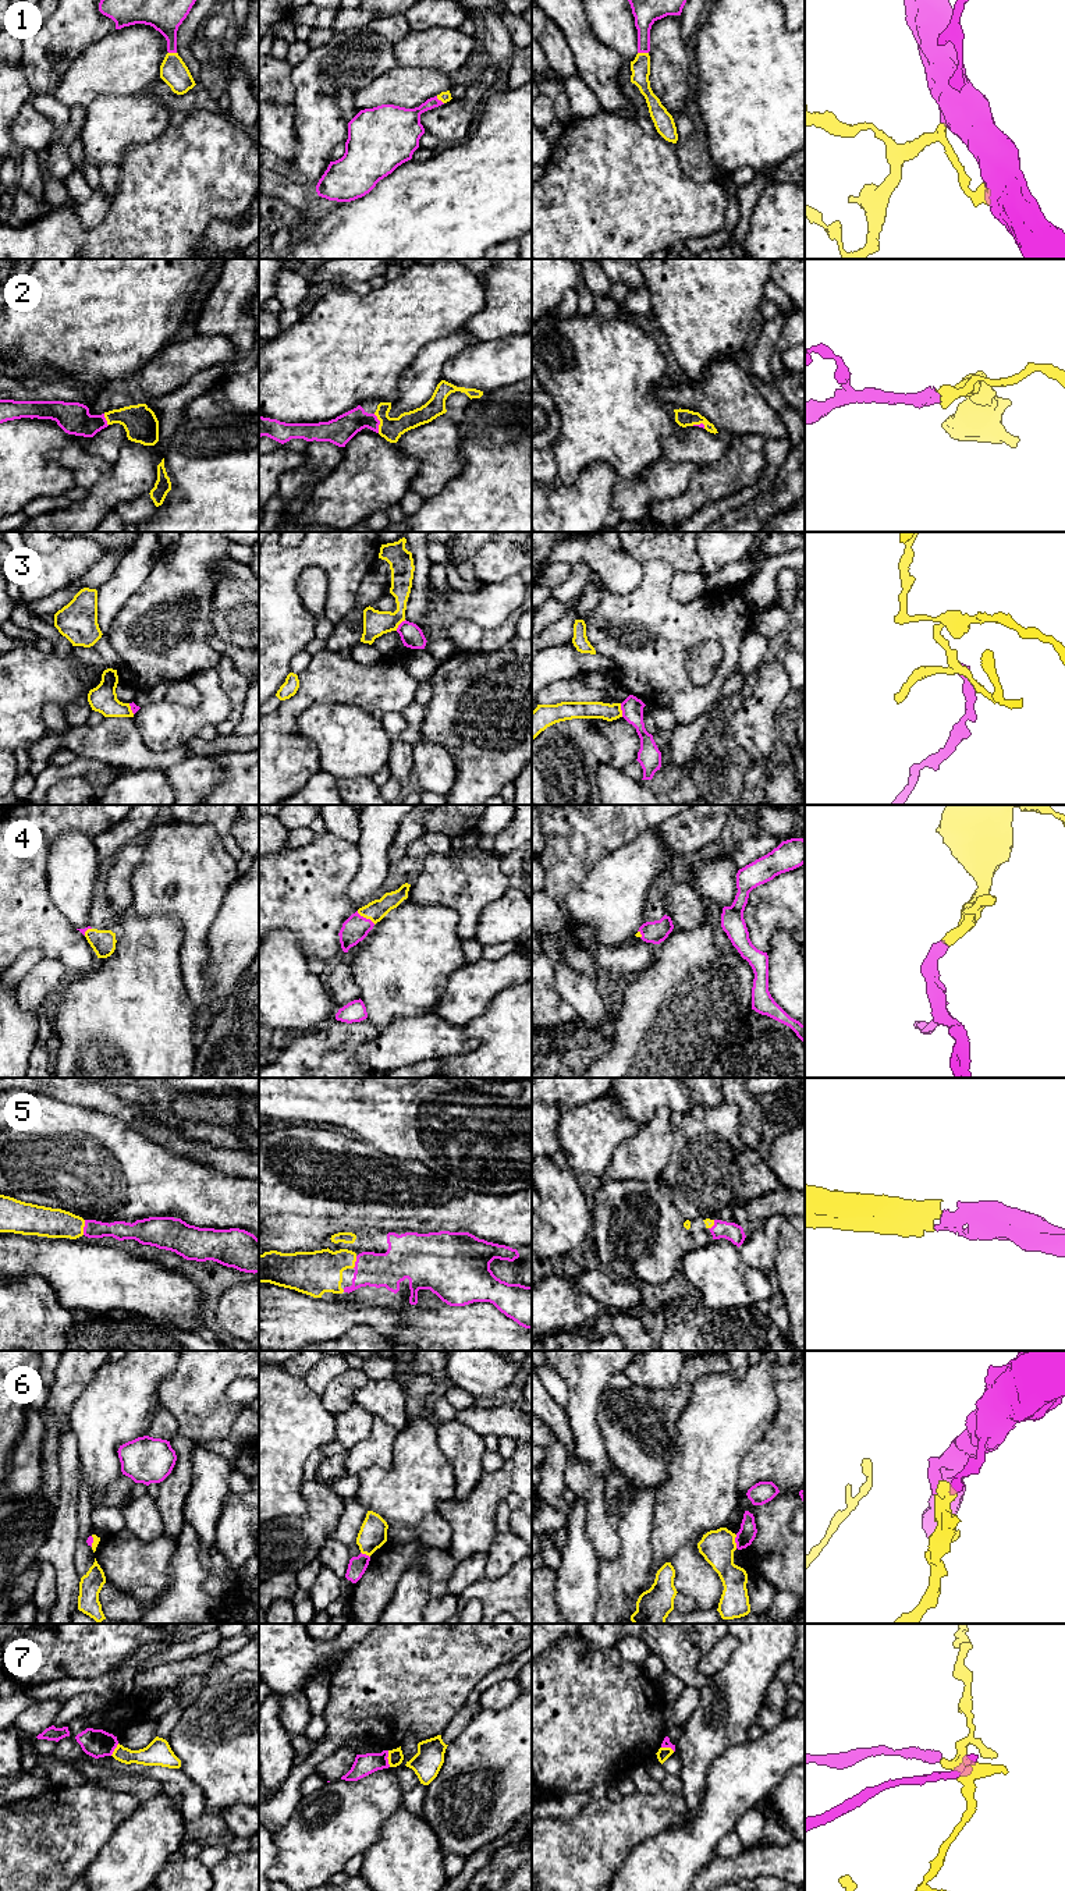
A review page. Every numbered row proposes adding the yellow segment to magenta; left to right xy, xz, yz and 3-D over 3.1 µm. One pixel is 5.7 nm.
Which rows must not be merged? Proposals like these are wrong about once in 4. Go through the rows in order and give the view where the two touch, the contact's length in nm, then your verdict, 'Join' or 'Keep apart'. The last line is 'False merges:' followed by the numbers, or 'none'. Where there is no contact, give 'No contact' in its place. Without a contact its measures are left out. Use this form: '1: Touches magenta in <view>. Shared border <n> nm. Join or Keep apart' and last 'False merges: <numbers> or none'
1: Touches magenta in yz. Shared border 60 nm. Join
2: Touches magenta in xz. Shared border 120 nm. Join
3: Touches magenta in yz. Shared border 80 nm. Keep apart
4: Touches magenta in xz. Shared border 130 nm. Join
5: Touches magenta in xy. Shared border 90 nm. Join
6: Touches magenta in yz. Shared border 80 nm. Keep apart
7: Touches magenta in xz. Shared border 100 nm. Keep apart
False merges: 3, 6, 7

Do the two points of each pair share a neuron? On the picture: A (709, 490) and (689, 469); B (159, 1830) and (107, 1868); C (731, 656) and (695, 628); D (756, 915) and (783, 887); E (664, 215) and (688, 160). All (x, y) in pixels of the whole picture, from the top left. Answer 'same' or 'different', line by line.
A: different
B: same
C: same
D: same
E: different

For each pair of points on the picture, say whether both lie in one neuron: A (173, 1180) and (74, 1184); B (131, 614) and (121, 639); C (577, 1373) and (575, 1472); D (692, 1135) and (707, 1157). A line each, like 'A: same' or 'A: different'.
A: same
B: same
C: different
D: same

